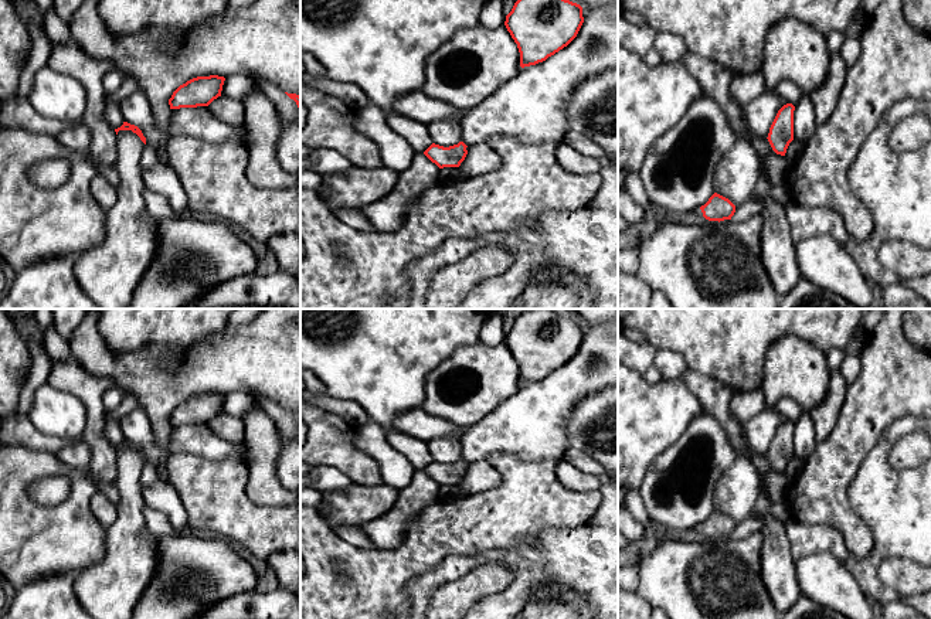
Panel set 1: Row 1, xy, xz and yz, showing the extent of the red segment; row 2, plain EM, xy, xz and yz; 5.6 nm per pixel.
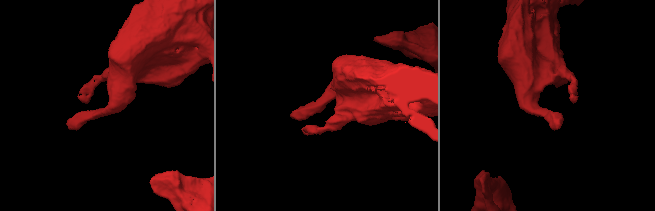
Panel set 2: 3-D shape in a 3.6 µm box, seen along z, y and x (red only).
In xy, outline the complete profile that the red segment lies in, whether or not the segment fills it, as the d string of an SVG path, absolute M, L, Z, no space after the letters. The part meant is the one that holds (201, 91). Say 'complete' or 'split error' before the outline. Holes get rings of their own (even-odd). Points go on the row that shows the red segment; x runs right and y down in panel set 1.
complete | M197 76L180 85L169 99L170 109L208 106L221 96L225 78Z

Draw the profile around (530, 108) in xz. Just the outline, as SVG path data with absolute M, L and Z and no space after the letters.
M602 7L589 14L577 37L563 50L536 65L524 67L492 96L468 110L461 120L466 146L510 137L524 144L560 143L568 130L565 108L575 88L591 76L618 69L618 23Z

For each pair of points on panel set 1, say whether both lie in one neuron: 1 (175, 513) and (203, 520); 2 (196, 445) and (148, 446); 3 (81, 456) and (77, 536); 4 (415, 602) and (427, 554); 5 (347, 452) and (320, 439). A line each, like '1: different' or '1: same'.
1: different
2: same
3: different
4: different
5: same

